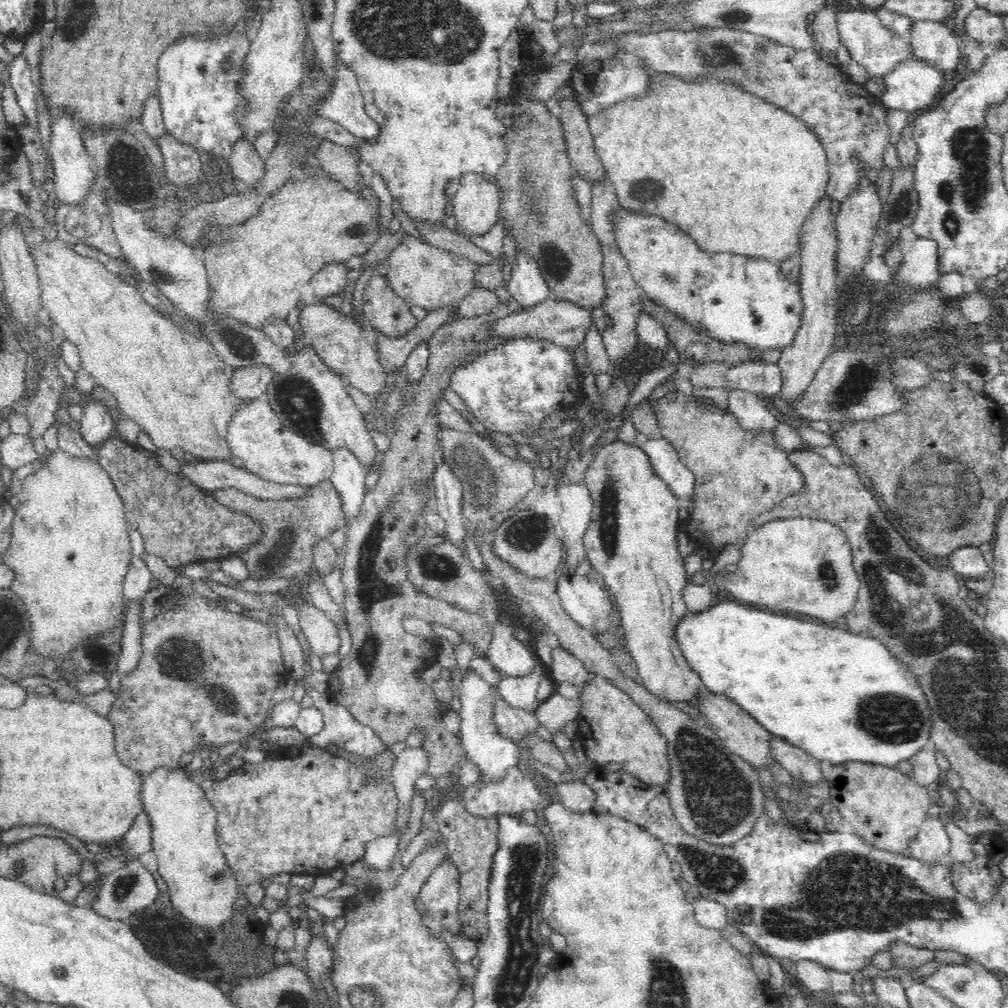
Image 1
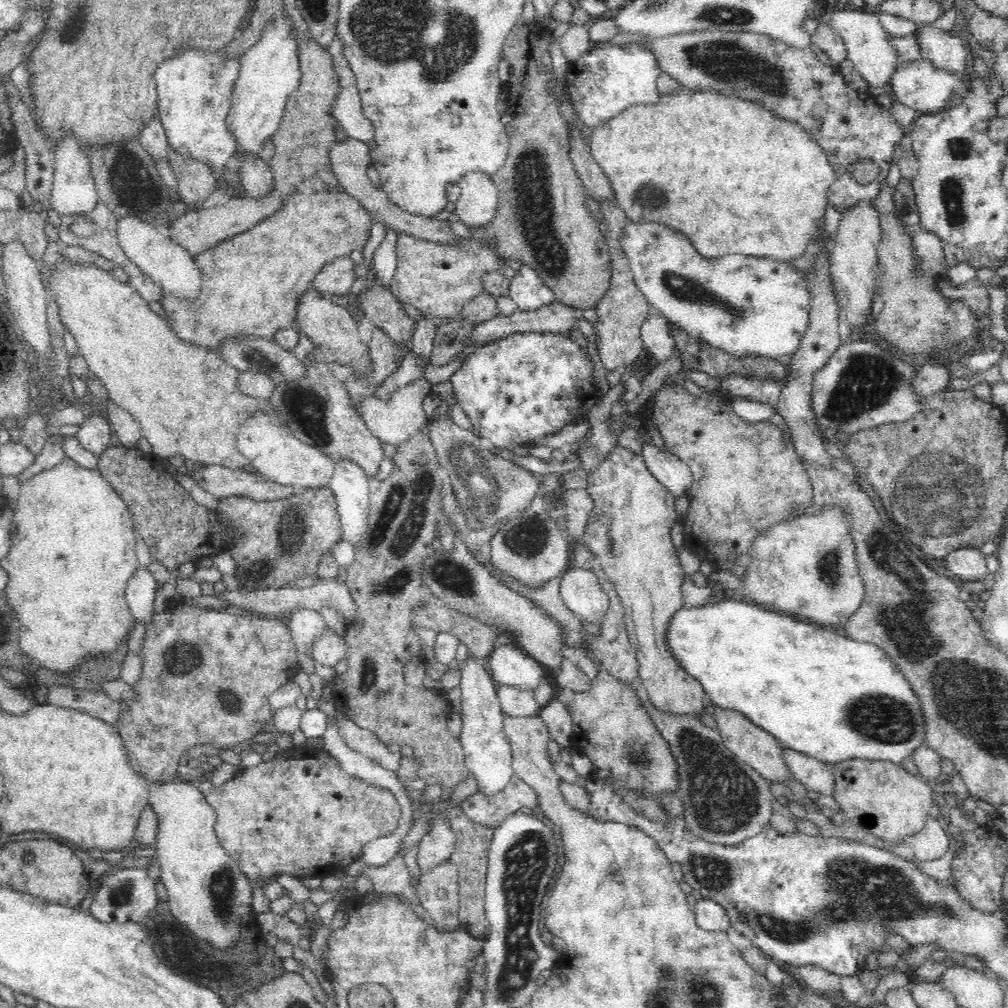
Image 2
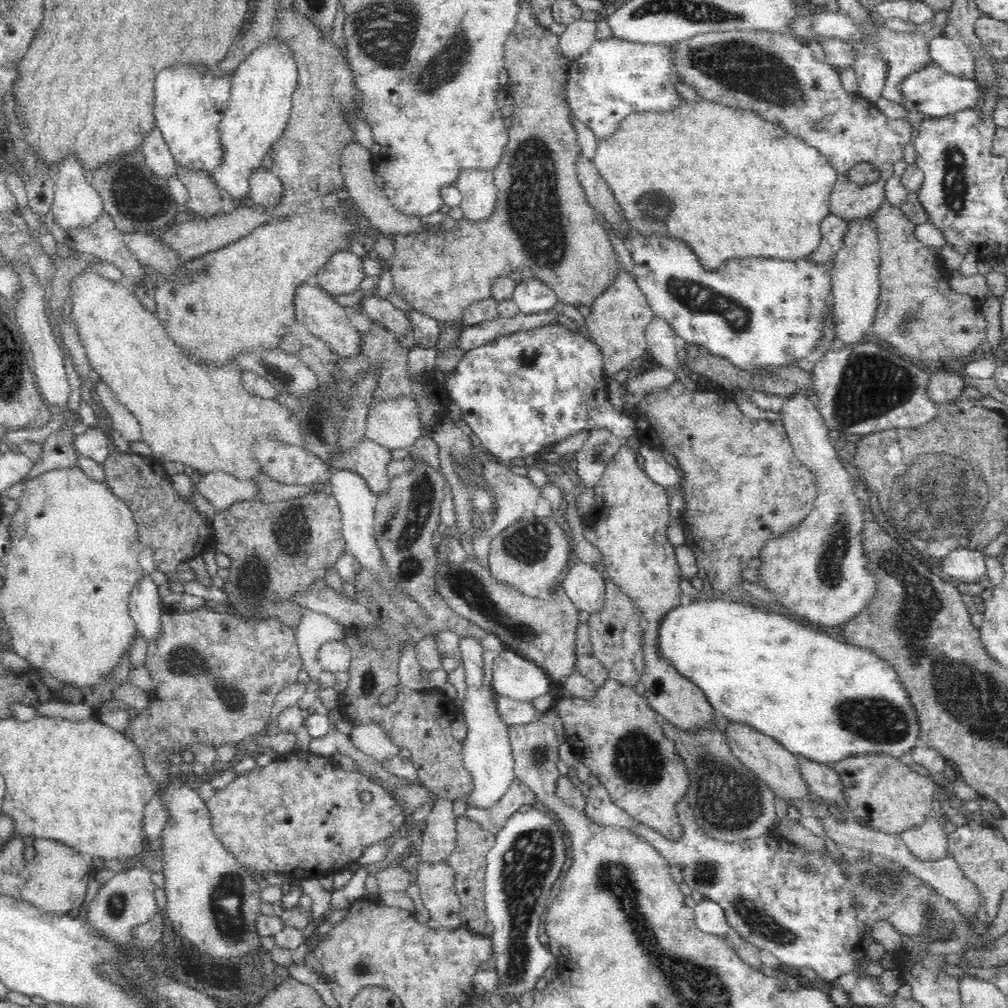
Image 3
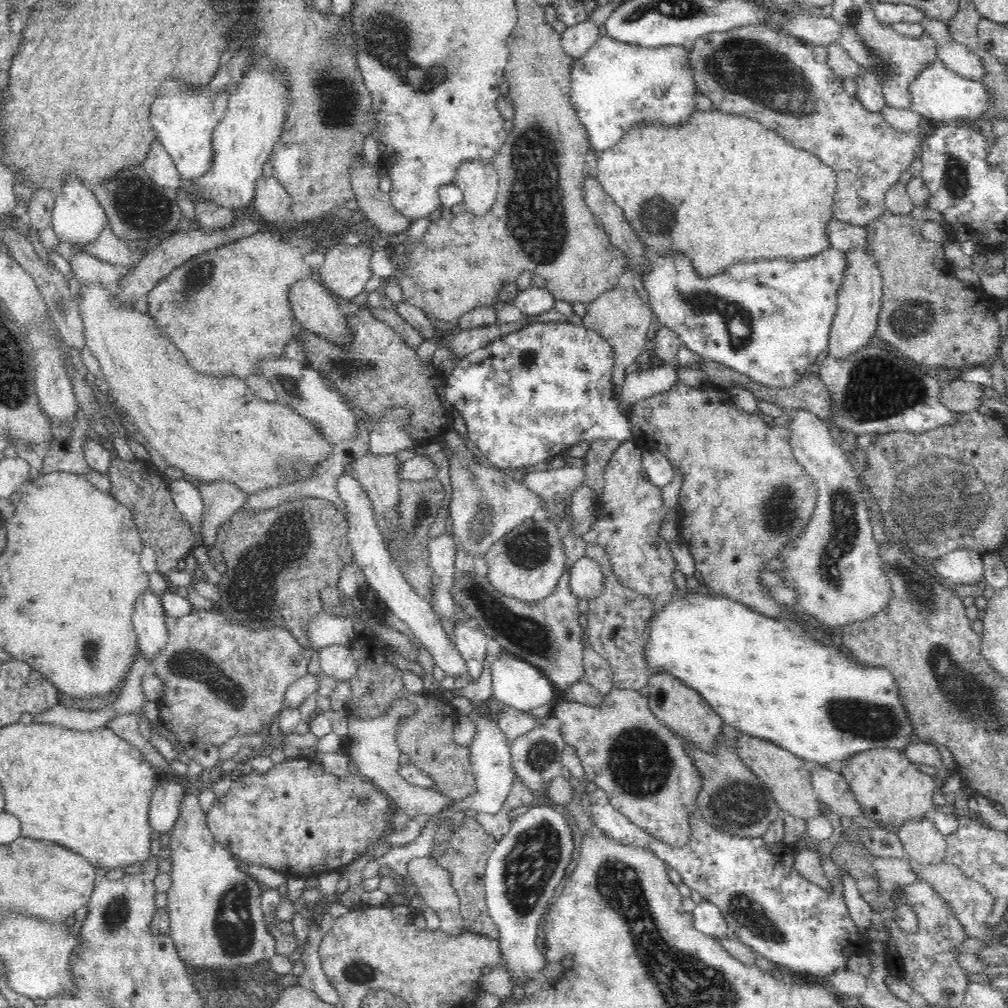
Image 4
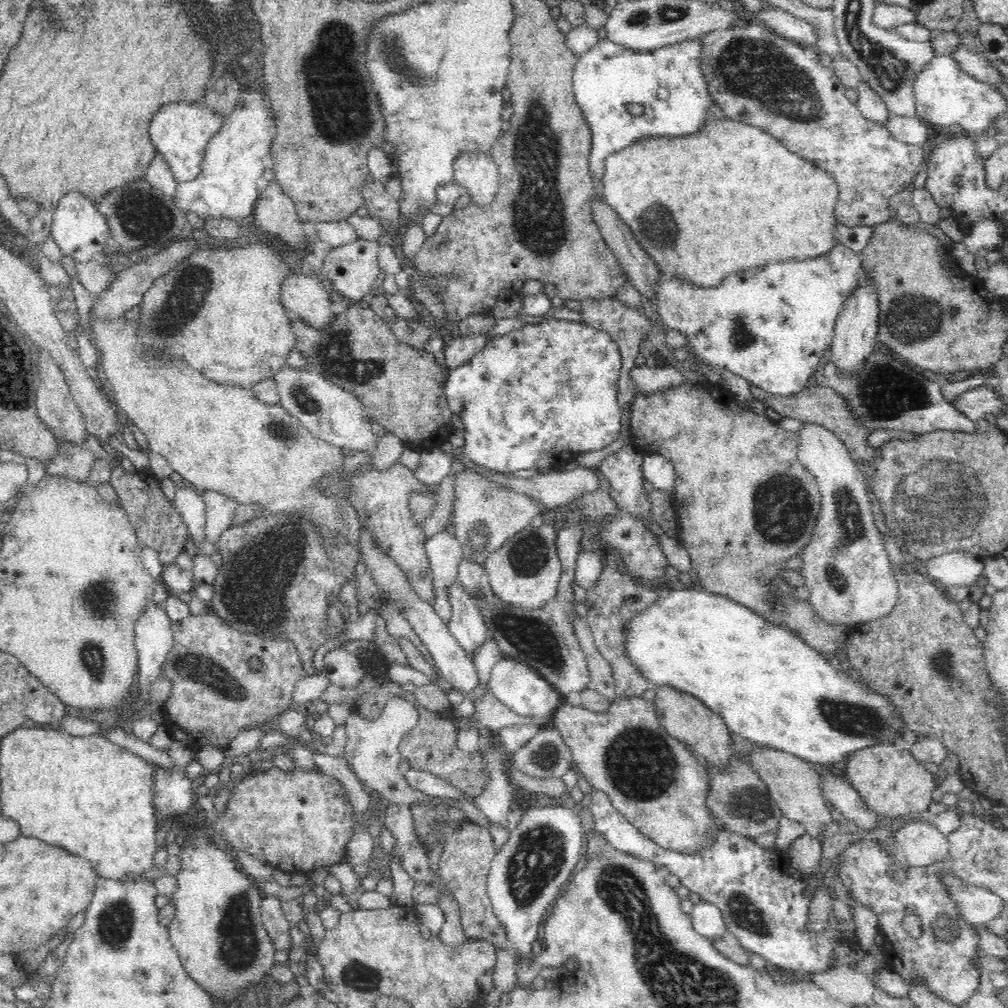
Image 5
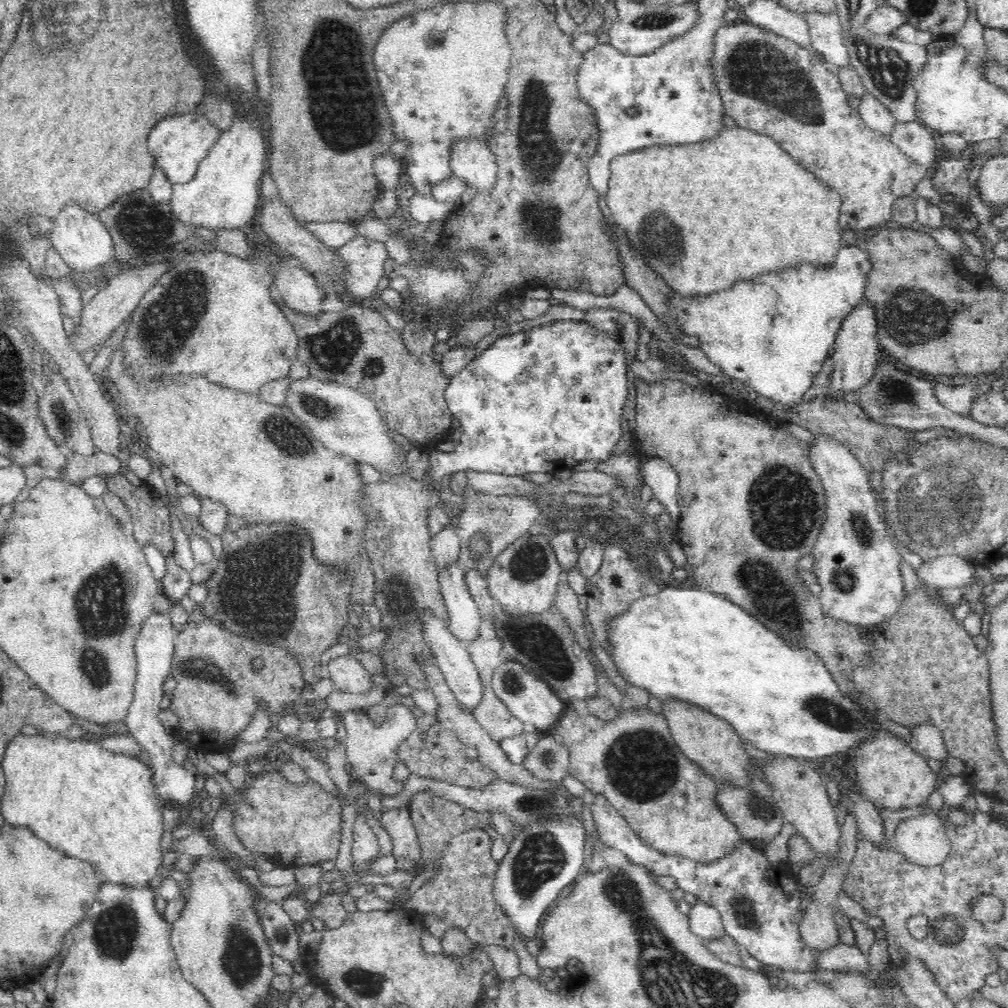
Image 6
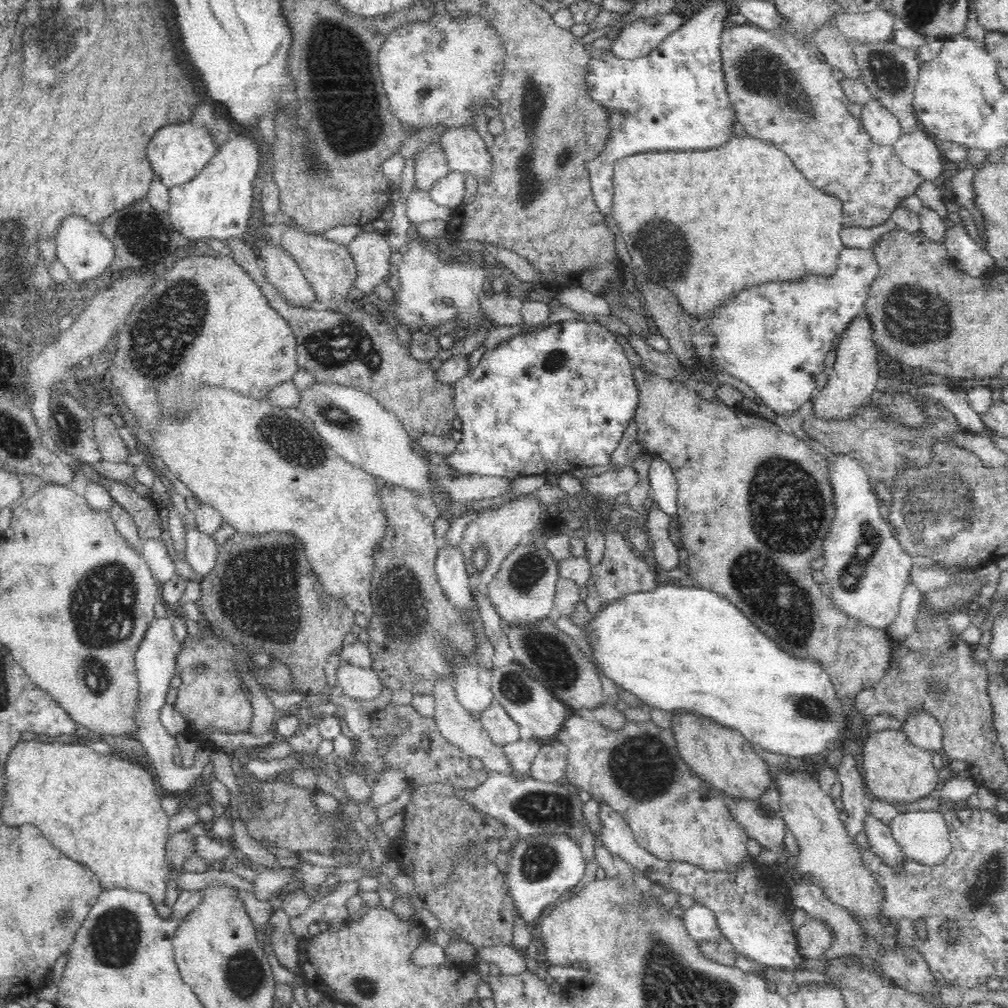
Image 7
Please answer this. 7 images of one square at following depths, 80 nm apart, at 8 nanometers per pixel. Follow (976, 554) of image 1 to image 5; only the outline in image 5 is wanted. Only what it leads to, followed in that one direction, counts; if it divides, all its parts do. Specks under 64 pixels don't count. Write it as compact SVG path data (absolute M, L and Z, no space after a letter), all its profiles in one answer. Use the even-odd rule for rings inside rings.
M968 551L948 552L928 559L925 568L926 575L944 586L973 586L984 574L982 559Z

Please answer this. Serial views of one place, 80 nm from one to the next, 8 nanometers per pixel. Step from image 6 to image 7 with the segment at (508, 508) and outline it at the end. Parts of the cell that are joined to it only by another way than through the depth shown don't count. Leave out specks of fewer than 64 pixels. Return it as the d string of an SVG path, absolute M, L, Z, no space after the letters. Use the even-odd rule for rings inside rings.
M534 493L512 498L494 509L487 509L487 507L488 505L484 505L478 520L468 525L461 542L472 593L485 592L488 584L500 572L504 560L516 550L520 542L536 536L536 524L542 520L545 509L542 501Z

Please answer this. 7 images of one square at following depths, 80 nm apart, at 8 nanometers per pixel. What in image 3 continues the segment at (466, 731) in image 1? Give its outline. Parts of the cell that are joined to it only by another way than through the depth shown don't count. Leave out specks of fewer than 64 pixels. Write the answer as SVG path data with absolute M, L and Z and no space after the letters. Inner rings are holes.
M460 639L459 649L461 661L464 665L464 684L466 684L466 696L460 712L464 716L464 722L468 727L463 744L463 762L473 778L473 789L467 796L465 803L476 807L491 807L508 790L514 782L515 764L513 750L509 741L509 726L502 721L498 713L497 695L492 684L486 684L484 680L483 649L476 639Z

